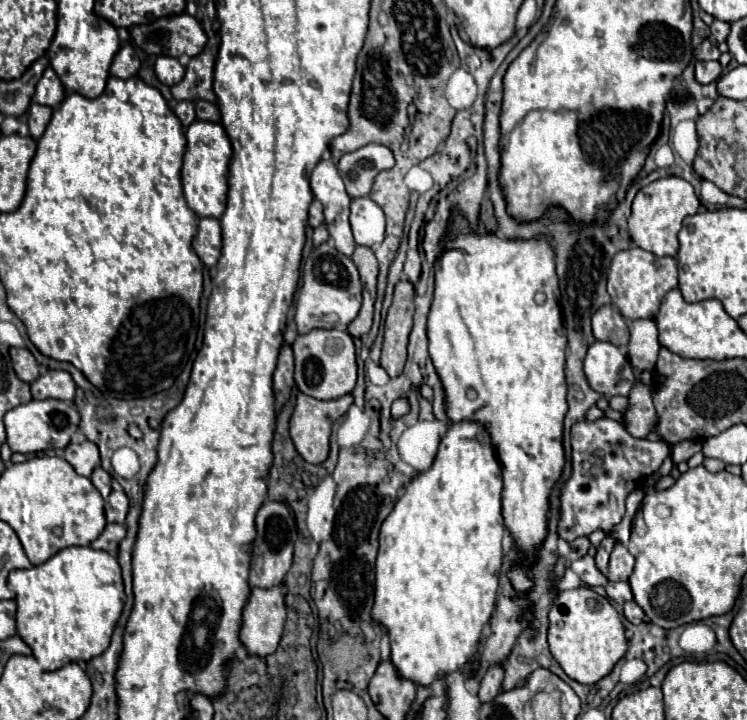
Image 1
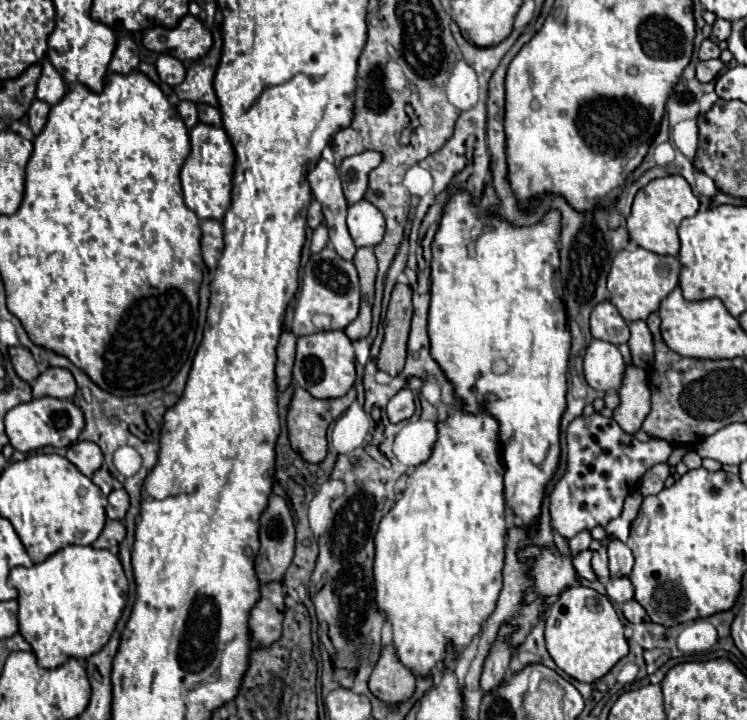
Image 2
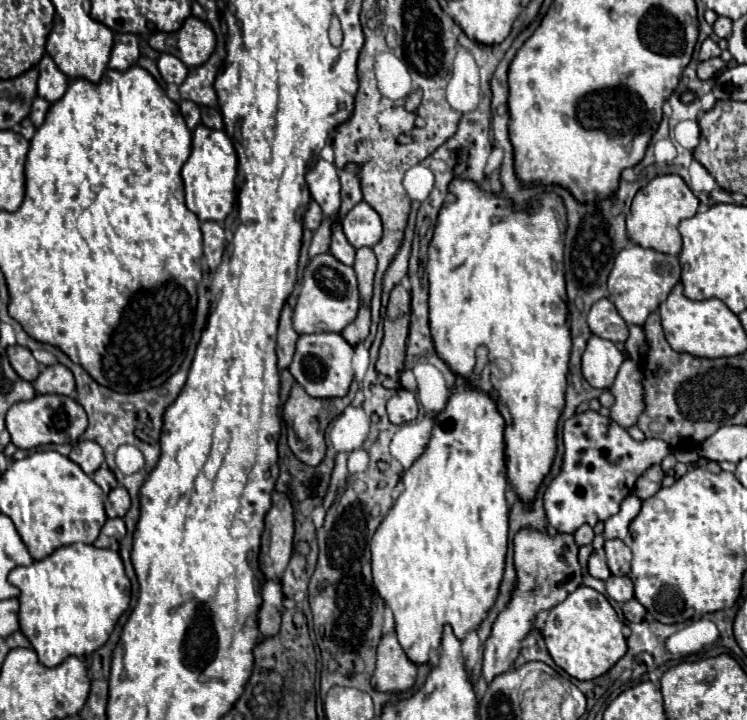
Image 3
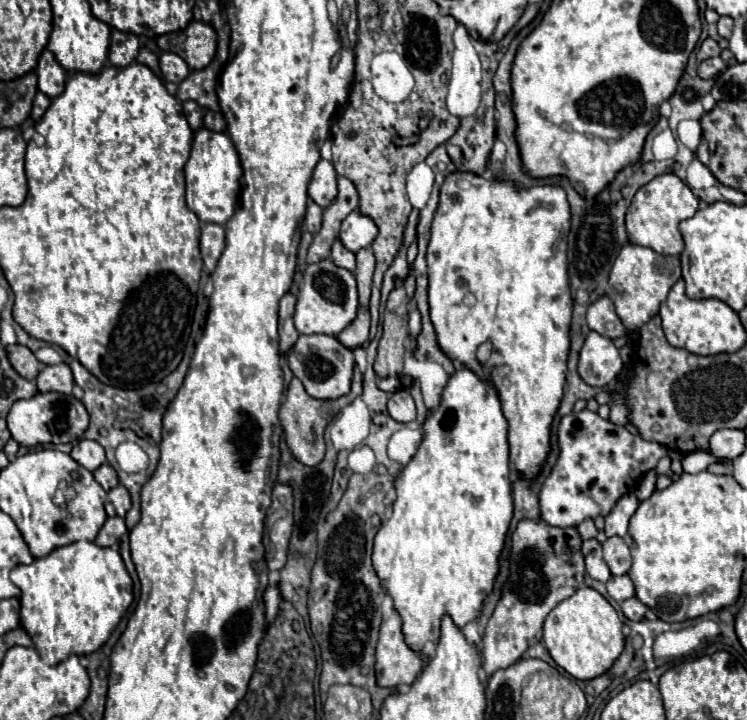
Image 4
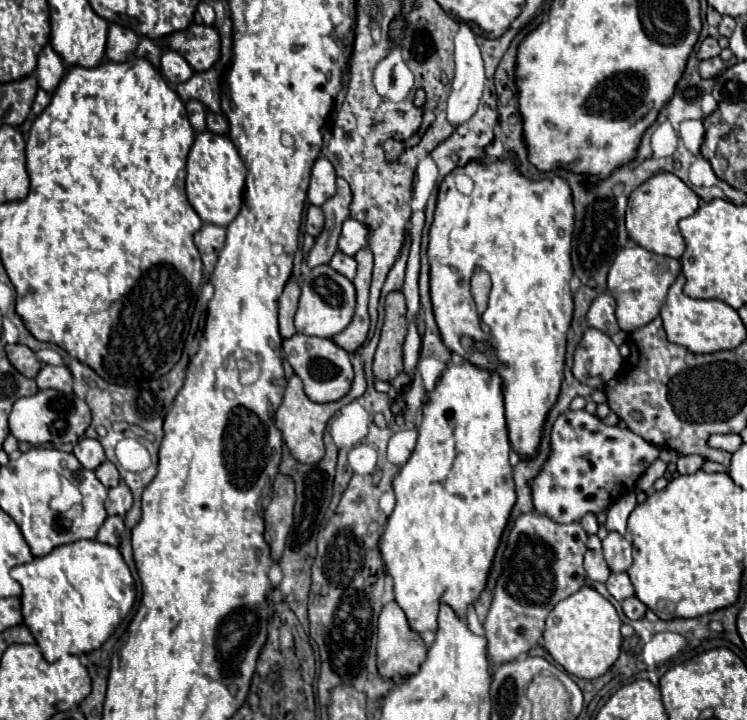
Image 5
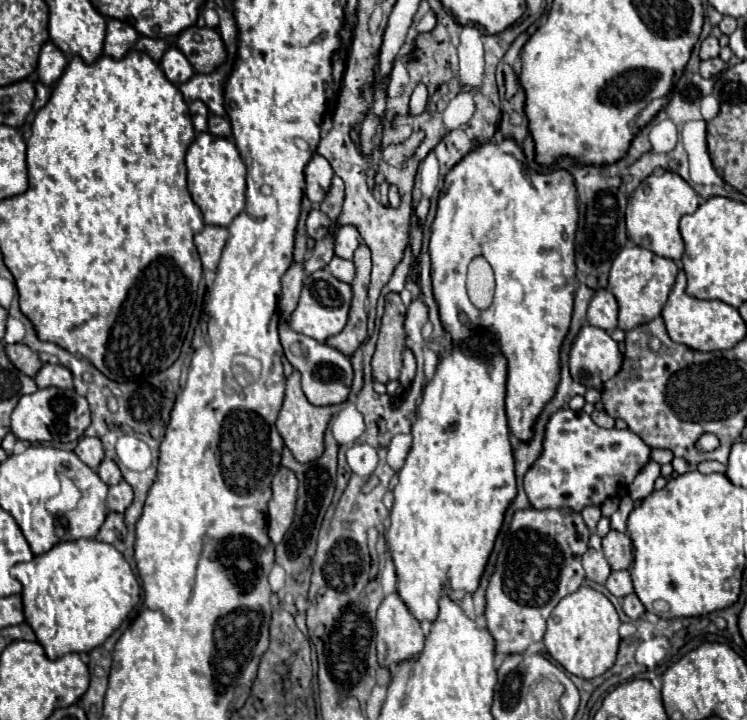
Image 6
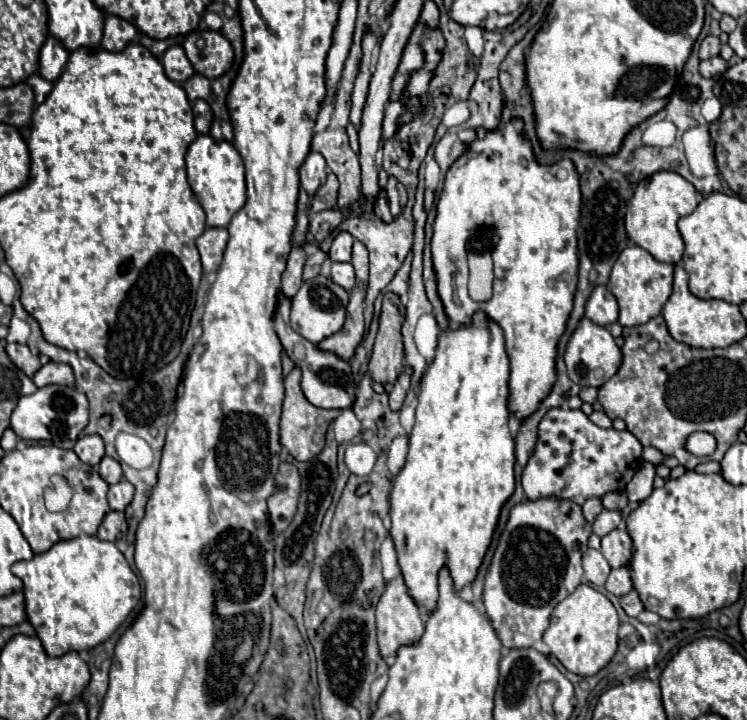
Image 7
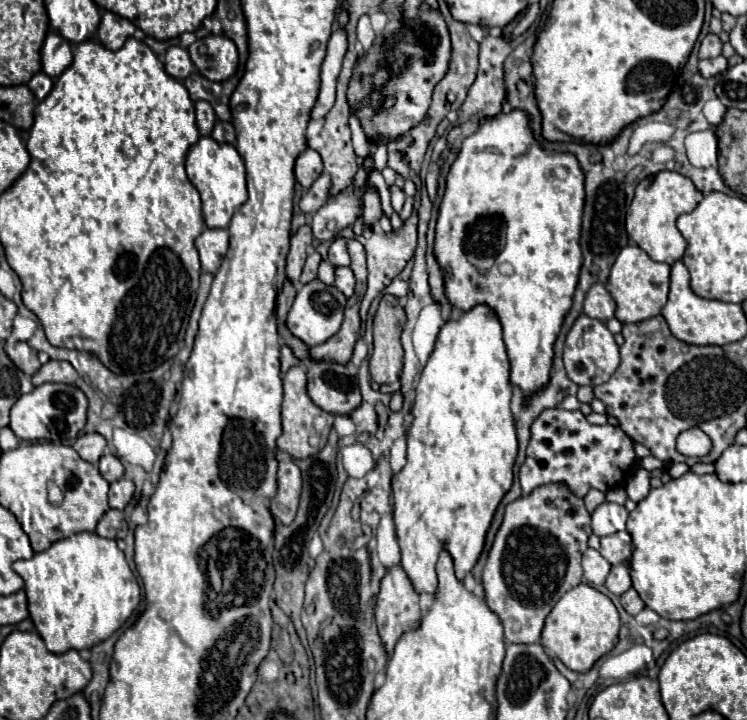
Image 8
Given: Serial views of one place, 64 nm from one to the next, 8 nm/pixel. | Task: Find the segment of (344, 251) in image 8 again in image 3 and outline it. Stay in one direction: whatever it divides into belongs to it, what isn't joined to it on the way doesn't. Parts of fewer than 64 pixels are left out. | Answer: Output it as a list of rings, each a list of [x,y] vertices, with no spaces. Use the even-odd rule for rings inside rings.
[[[366,202],[356,204],[342,220],[348,242],[358,250],[362,246],[374,246],[382,236],[382,220],[378,212]]]

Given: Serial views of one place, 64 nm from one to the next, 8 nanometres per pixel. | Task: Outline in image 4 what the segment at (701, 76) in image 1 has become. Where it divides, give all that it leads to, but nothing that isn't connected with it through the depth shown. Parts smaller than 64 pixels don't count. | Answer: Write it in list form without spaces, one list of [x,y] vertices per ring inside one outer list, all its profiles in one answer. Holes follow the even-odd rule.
[[[718,56],[718,58],[708,58],[708,60],[704,60],[704,62],[700,62],[700,66],[698,66],[698,76],[700,78],[714,78],[714,76],[718,76],[720,72],[724,72],[724,68],[726,68],[726,62]]]

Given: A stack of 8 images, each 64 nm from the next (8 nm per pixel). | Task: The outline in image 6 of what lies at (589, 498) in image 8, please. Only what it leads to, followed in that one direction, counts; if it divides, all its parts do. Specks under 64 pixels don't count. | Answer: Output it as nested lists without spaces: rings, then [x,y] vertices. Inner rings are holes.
[[[584,508],[582,510],[582,518],[586,522],[586,526],[590,528],[590,532],[596,530],[596,524],[600,520],[600,508]]]

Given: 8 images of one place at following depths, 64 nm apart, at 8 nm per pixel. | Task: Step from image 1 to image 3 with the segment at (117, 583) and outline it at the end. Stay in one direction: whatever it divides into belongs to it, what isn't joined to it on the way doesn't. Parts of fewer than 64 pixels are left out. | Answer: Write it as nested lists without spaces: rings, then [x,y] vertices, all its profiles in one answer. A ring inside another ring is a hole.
[[[70,544],[32,566],[16,566],[10,572],[8,582],[20,590],[20,632],[30,640],[38,660],[48,668],[62,664],[68,656],[90,656],[96,648],[104,646],[118,618],[130,604],[130,580],[124,574],[118,552],[100,550],[88,544]]]

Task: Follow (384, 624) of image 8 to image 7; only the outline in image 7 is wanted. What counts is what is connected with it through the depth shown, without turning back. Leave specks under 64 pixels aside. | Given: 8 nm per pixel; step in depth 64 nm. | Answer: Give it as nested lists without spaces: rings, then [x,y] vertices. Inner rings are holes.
[[[402,576],[392,580],[376,608],[378,646],[384,660],[394,656],[400,646],[416,644],[424,634],[420,610],[406,592]]]

